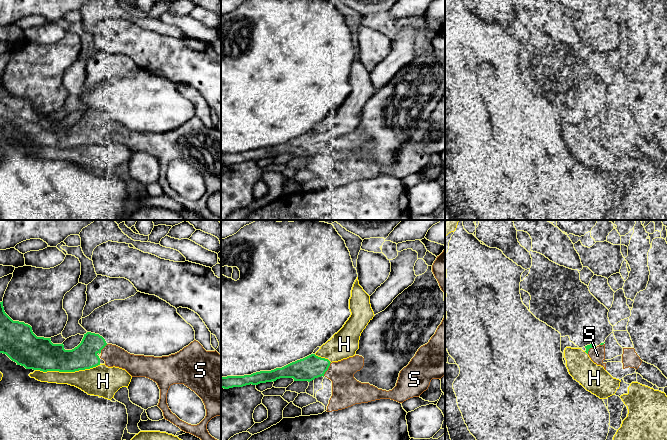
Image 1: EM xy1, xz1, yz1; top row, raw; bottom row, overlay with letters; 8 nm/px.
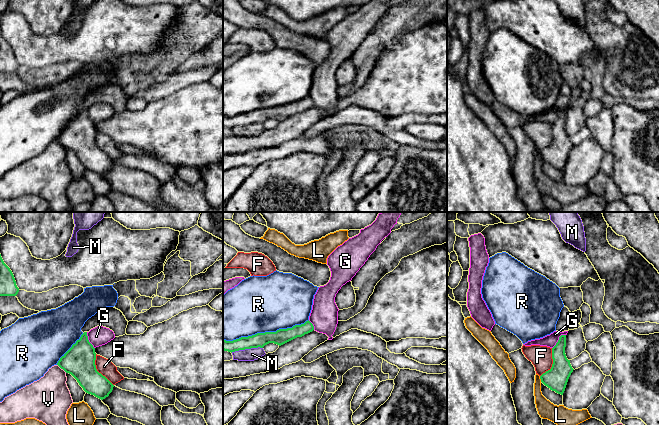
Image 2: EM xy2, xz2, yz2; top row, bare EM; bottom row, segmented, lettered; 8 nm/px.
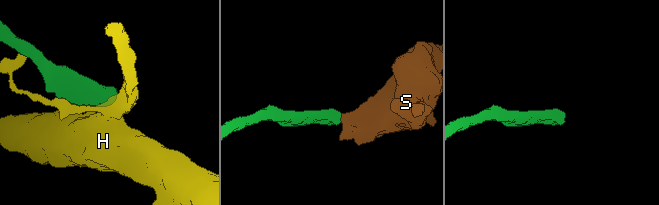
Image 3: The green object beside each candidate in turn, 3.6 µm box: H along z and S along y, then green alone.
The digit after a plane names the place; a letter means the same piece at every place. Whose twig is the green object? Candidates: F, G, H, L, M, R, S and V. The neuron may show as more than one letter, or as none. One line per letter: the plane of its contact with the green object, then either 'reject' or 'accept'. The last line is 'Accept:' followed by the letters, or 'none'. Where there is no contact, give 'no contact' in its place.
F: meets green in xy2; reject
G: meets green in yz2; reject
H: meets green in xy1; reject
L: meets green in yz2; reject
M: meets green in xz2; reject
R: meets green in xz2; reject
S: meets green in xz1; accept
V: meets green in xy2; reject
Accept: S

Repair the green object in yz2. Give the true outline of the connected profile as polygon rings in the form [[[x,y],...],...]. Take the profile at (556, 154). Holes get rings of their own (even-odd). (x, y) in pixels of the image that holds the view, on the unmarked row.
[[[561,111],[552,124],[553,140],[550,146],[540,152],[541,158],[550,166],[563,171],[568,155],[573,148],[570,136],[565,130],[566,111]]]

